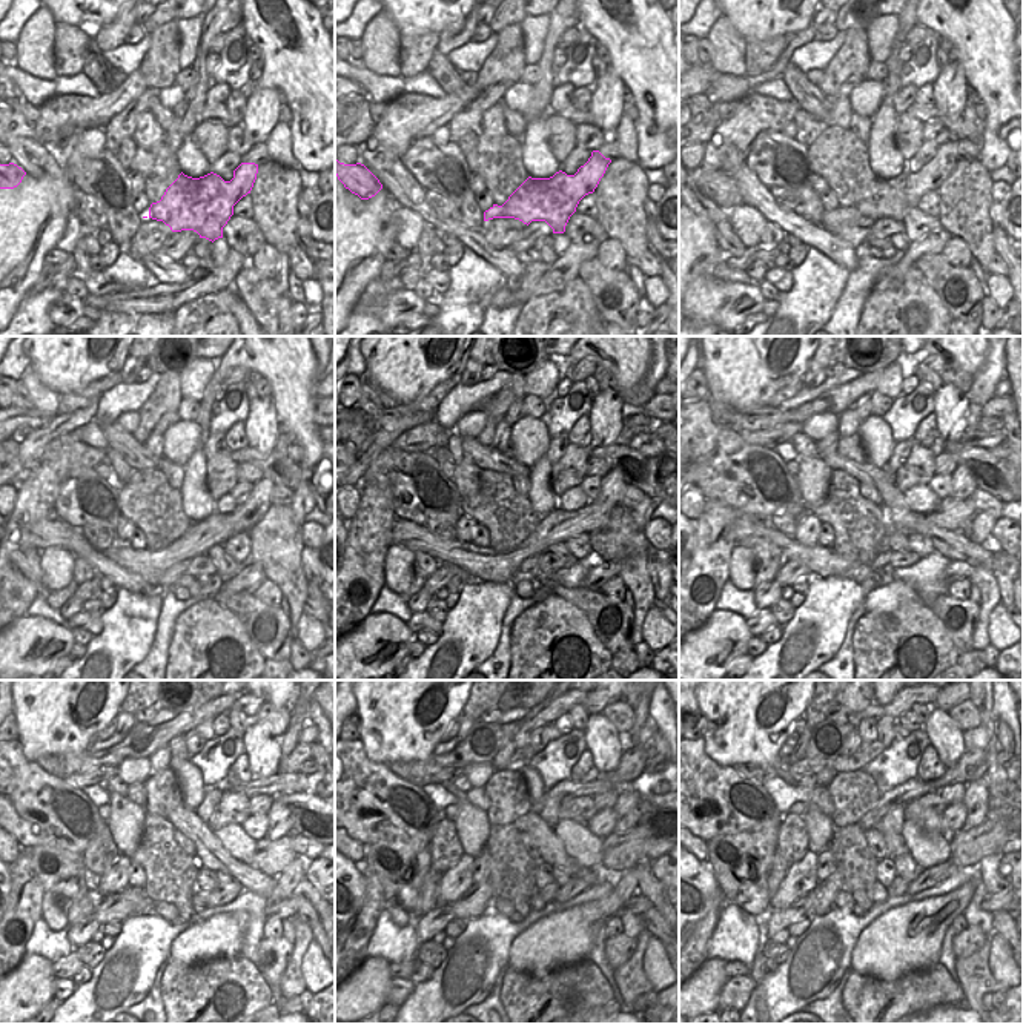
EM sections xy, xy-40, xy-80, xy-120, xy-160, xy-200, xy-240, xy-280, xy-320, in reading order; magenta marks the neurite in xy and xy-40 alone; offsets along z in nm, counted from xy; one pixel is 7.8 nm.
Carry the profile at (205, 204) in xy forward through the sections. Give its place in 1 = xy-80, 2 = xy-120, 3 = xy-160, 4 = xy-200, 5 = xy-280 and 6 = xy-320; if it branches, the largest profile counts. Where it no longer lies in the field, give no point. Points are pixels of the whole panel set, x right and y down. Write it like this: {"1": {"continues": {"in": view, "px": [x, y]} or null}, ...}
{"1": {"continues": {"in": "xy-80", "px": [891, 198]}}, "2": {"continues": {"in": "xy-120", "px": [215, 528]}}, "3": {"continues": {"in": "xy-160", "px": [484, 564]}}, "4": {"continues": {"in": "xy-200", "px": [822, 561]}}, "5": {"continues": {"in": "xy-280", "px": [627, 811]}}, "6": {"continues": {"in": "xy-320", "px": [976, 799]}}}

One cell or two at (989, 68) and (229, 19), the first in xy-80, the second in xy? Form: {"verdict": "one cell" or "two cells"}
{"verdict": "two cells"}

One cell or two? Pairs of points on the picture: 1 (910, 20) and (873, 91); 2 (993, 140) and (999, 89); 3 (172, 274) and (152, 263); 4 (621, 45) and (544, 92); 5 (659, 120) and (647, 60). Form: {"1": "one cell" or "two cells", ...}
{"1": "two cells", "2": "one cell", "3": "one cell", "4": "two cells", "5": "one cell"}

